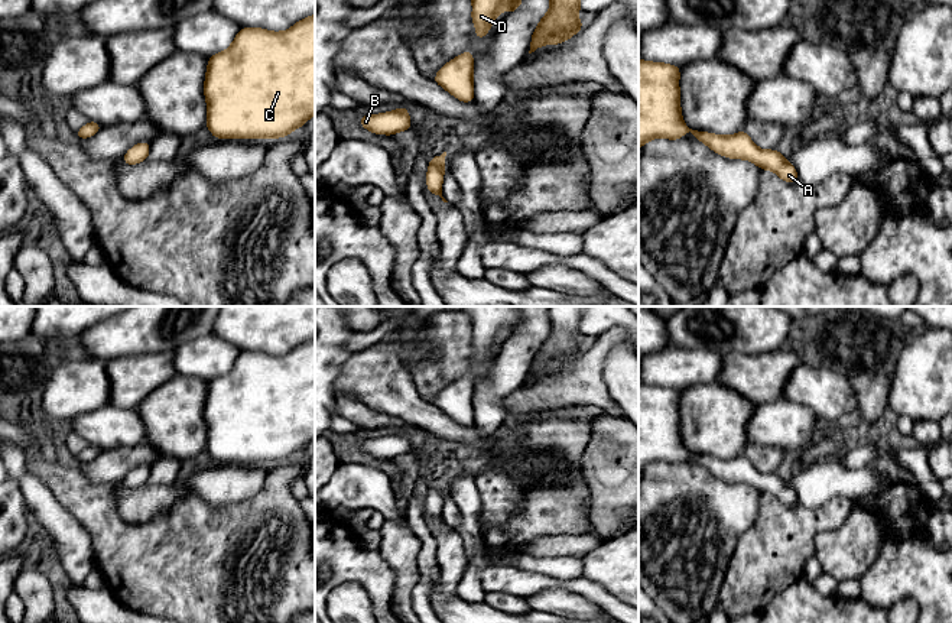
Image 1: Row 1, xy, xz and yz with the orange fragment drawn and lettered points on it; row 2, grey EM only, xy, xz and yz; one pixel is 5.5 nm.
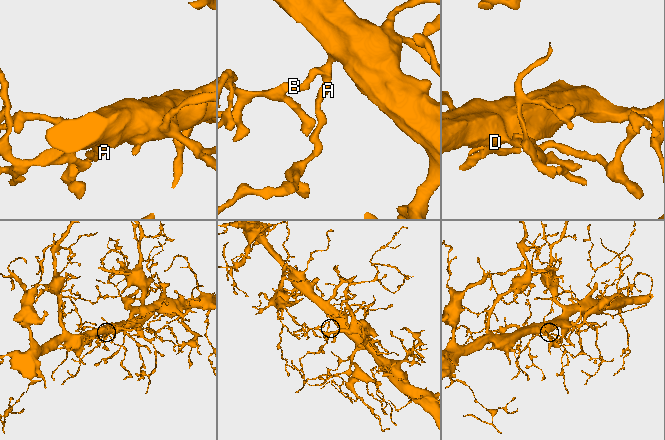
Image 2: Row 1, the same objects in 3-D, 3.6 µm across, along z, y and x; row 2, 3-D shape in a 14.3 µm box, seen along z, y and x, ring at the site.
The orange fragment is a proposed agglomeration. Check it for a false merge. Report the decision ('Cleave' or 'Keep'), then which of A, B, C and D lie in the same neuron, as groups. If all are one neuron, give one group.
Keep. Groups: A B C D

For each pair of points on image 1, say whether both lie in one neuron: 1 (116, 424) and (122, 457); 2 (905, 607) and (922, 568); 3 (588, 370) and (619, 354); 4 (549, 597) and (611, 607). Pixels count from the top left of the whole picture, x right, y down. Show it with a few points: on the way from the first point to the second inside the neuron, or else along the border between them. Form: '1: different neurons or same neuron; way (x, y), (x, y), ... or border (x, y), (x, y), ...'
1: different neurons; border (145, 440), (133, 445), (103, 450)
2: different neurons; border (919, 606), (912, 599), (899, 599), (889, 607)
3: different neurons; border (604, 359), (604, 382), (611, 395)
4: different neurons; border (568, 590), (603, 607)

